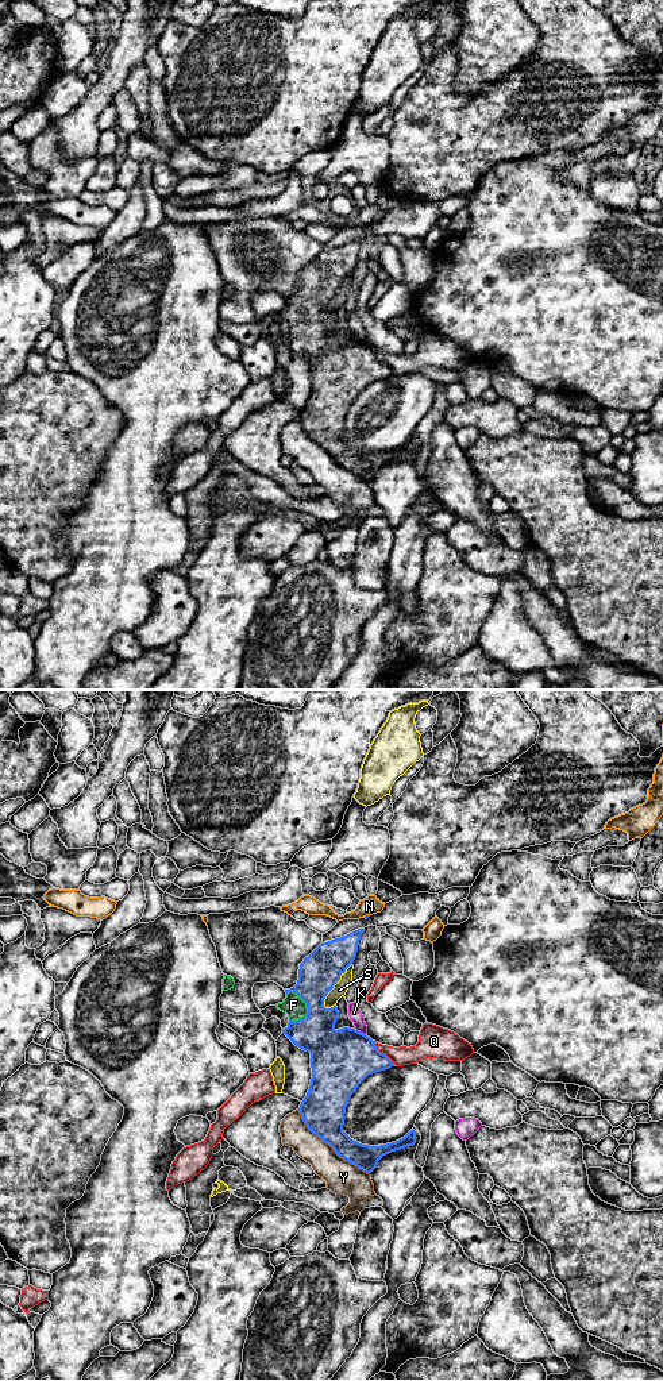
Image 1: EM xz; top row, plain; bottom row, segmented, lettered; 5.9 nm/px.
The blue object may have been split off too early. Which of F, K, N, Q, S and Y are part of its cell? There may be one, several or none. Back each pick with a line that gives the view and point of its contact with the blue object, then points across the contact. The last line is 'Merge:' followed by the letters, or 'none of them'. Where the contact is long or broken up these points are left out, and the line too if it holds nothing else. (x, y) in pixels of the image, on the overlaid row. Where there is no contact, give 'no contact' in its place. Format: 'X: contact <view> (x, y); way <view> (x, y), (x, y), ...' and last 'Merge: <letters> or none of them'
F: contact xz (307, 1007); way xz (322, 969), (307, 996), (307, 1007), (293, 1005)
Merge: F

